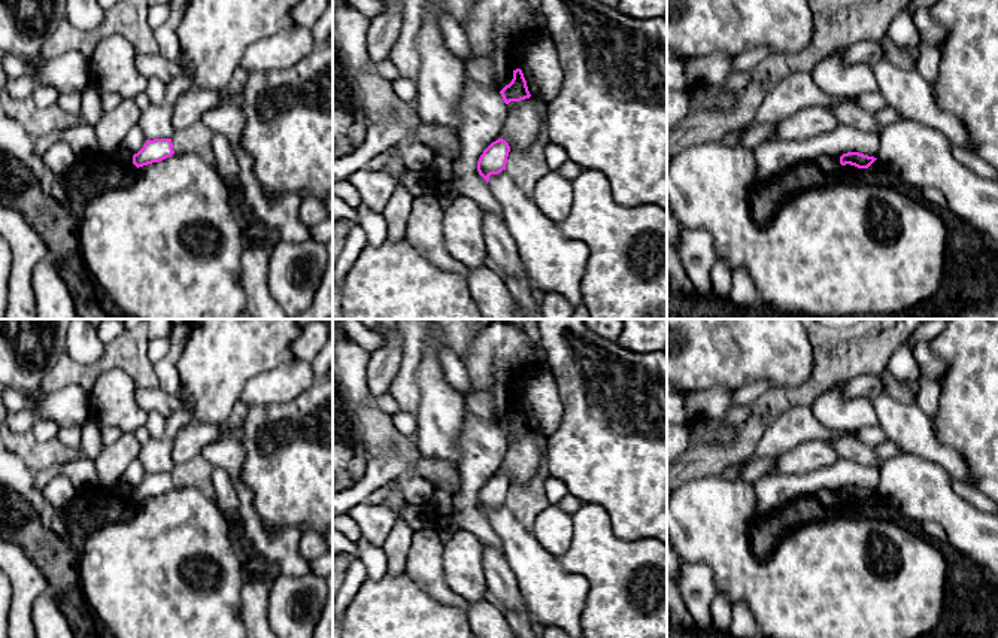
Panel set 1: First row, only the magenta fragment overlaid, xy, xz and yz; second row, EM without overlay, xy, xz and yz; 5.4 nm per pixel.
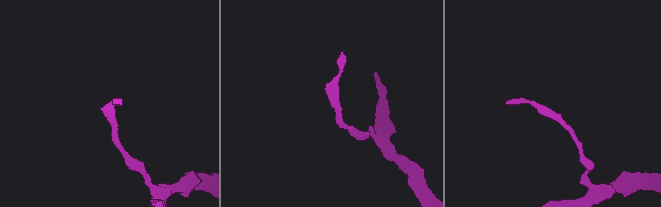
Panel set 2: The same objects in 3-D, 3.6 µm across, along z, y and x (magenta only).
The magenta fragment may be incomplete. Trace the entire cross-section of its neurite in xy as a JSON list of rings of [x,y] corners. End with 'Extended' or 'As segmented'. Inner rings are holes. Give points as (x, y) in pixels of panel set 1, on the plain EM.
[[[172,473],[146,474],[143,481],[133,489],[133,498],[139,502],[163,495],[175,487]]]. As segmented

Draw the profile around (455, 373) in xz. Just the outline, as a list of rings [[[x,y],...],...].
[[[445,346],[440,352],[440,365],[448,383],[462,397],[468,395],[470,379],[467,370],[449,346]]]

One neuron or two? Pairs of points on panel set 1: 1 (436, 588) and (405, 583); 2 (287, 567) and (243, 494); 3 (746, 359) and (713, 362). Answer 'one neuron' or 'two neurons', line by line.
1: two neurons
2: one neuron
3: one neuron

